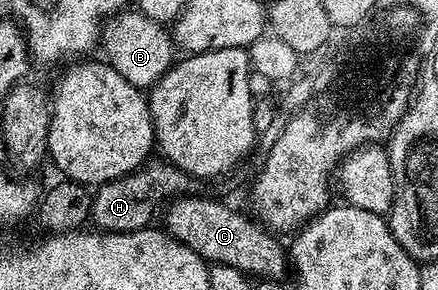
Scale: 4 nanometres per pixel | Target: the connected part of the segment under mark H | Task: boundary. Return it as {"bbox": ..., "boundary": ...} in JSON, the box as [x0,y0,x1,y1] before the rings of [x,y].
{"bbox":[91,158,195,232],"boundary":[[[153,158],[135,169],[129,176],[121,176],[100,185],[92,193],[93,210],[91,224],[102,232],[134,232],[140,228],[148,228],[154,223],[153,215],[160,213],[170,202],[184,197],[195,181],[192,176],[179,170],[164,158]]]}

